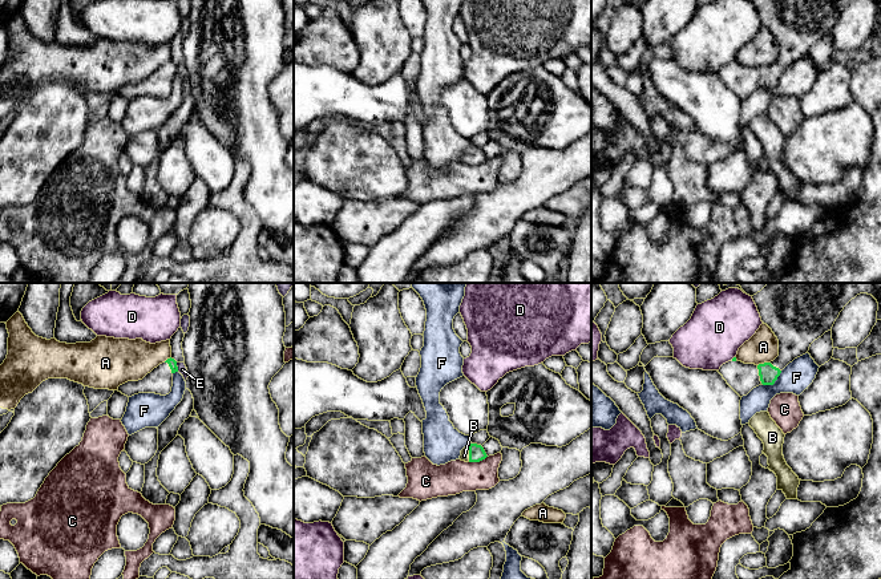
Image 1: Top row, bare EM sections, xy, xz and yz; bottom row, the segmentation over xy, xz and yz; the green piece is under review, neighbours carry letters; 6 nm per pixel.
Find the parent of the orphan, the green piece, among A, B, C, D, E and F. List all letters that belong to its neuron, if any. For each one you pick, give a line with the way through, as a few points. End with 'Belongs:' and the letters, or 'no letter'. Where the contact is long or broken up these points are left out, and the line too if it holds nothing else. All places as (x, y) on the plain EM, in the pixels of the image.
Belongs: B

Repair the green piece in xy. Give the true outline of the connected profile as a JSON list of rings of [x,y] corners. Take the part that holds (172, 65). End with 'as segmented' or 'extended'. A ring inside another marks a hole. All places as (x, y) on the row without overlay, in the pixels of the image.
[[[170,60],[147,76],[142,82],[128,84],[120,88],[117,93],[128,100],[138,96],[166,98],[171,94],[173,77],[175,74],[178,74],[177,64]]]; extended

